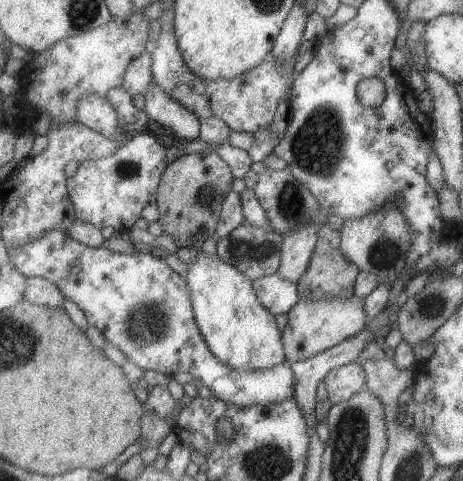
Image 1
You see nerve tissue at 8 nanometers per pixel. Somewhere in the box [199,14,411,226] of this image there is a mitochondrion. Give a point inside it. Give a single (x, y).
(318, 146)

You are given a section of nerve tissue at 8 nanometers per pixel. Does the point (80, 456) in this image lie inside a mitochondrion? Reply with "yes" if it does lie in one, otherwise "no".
no

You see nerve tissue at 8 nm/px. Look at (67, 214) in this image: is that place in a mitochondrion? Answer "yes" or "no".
no

